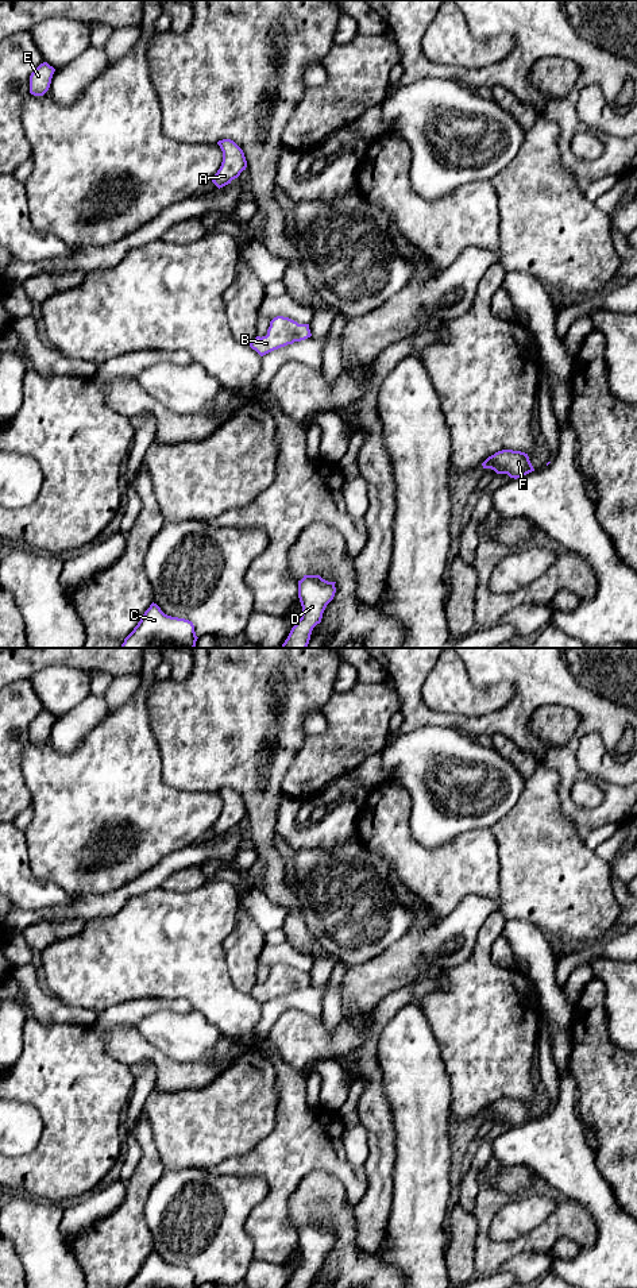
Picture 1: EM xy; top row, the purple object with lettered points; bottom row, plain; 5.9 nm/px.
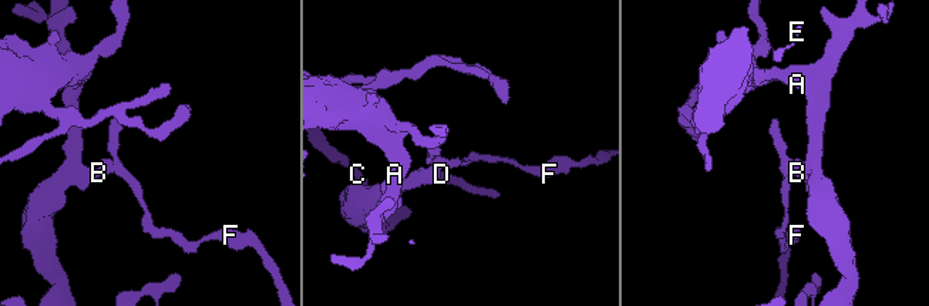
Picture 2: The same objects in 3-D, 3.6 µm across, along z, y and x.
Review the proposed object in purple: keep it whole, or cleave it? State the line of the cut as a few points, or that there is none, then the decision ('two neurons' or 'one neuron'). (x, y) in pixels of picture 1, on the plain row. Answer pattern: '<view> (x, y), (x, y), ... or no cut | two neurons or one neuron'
no cut | one neuron

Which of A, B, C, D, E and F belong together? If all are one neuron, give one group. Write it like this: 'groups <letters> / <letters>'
groups A B C D E F

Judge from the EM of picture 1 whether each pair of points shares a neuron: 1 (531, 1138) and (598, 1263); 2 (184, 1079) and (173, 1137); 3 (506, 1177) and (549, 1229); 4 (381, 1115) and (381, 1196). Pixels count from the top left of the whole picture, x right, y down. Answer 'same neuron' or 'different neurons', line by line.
1: same neuron
2: different neurons
3: different neurons
4: same neuron

